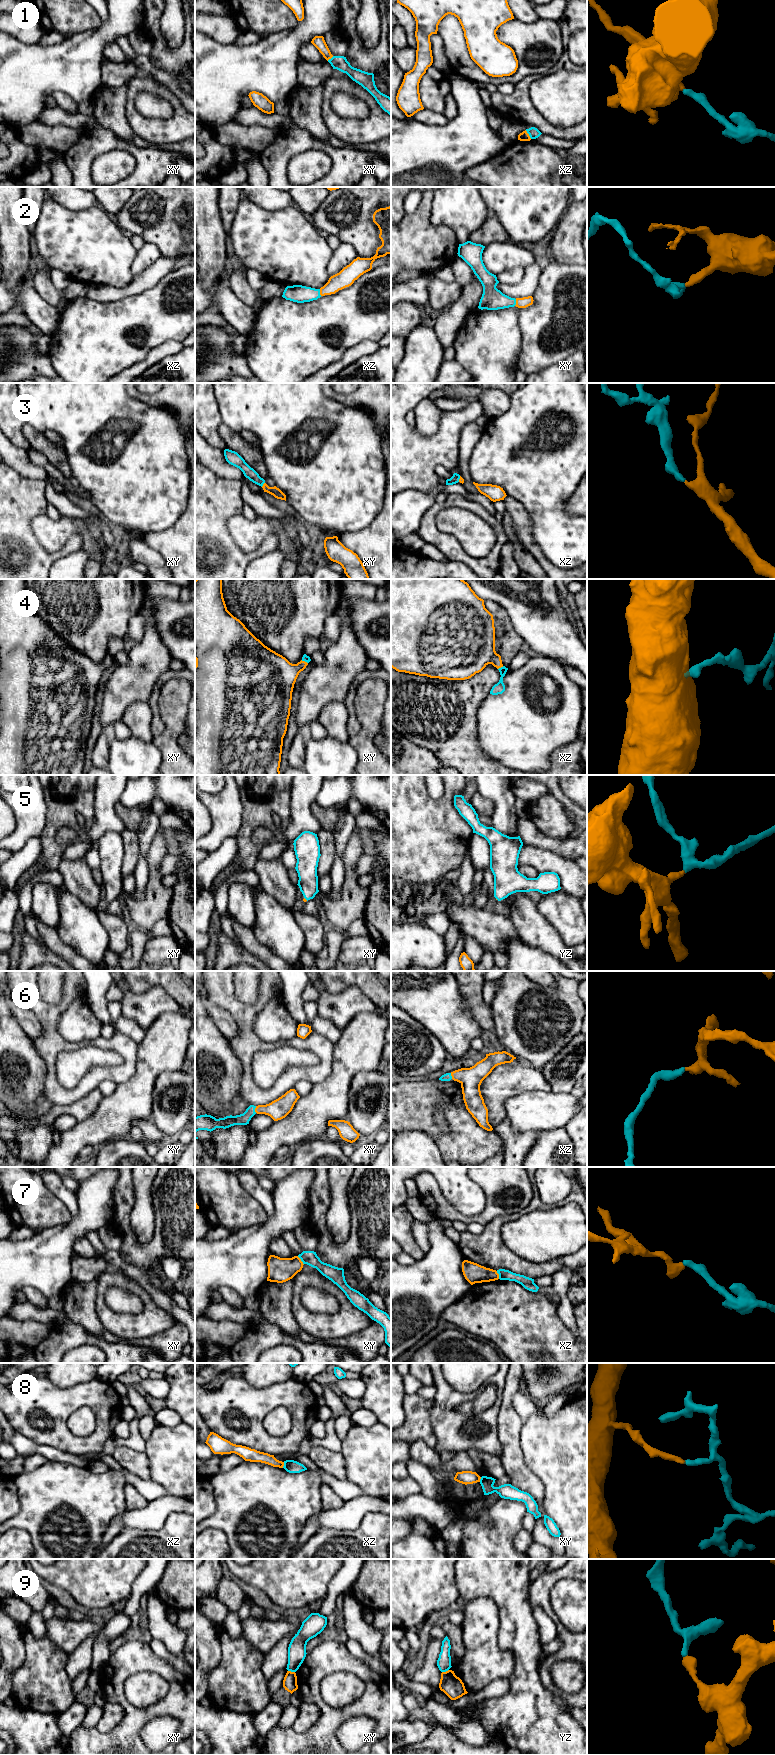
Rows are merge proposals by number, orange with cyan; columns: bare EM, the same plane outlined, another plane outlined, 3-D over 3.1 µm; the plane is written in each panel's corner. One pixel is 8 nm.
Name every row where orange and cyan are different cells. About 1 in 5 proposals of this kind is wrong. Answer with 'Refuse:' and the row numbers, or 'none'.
Refuse: 1, 7, 8, 9

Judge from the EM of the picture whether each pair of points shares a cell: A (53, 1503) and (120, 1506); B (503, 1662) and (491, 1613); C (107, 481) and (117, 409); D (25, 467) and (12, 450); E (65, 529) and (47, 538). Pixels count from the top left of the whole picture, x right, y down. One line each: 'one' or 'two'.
A: one
B: one
C: one
D: one
E: one

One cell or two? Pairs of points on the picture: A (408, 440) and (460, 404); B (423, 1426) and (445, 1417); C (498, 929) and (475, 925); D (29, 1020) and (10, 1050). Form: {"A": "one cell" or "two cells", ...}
{"A": "two cells", "B": "two cells", "C": "one cell", "D": "two cells"}

